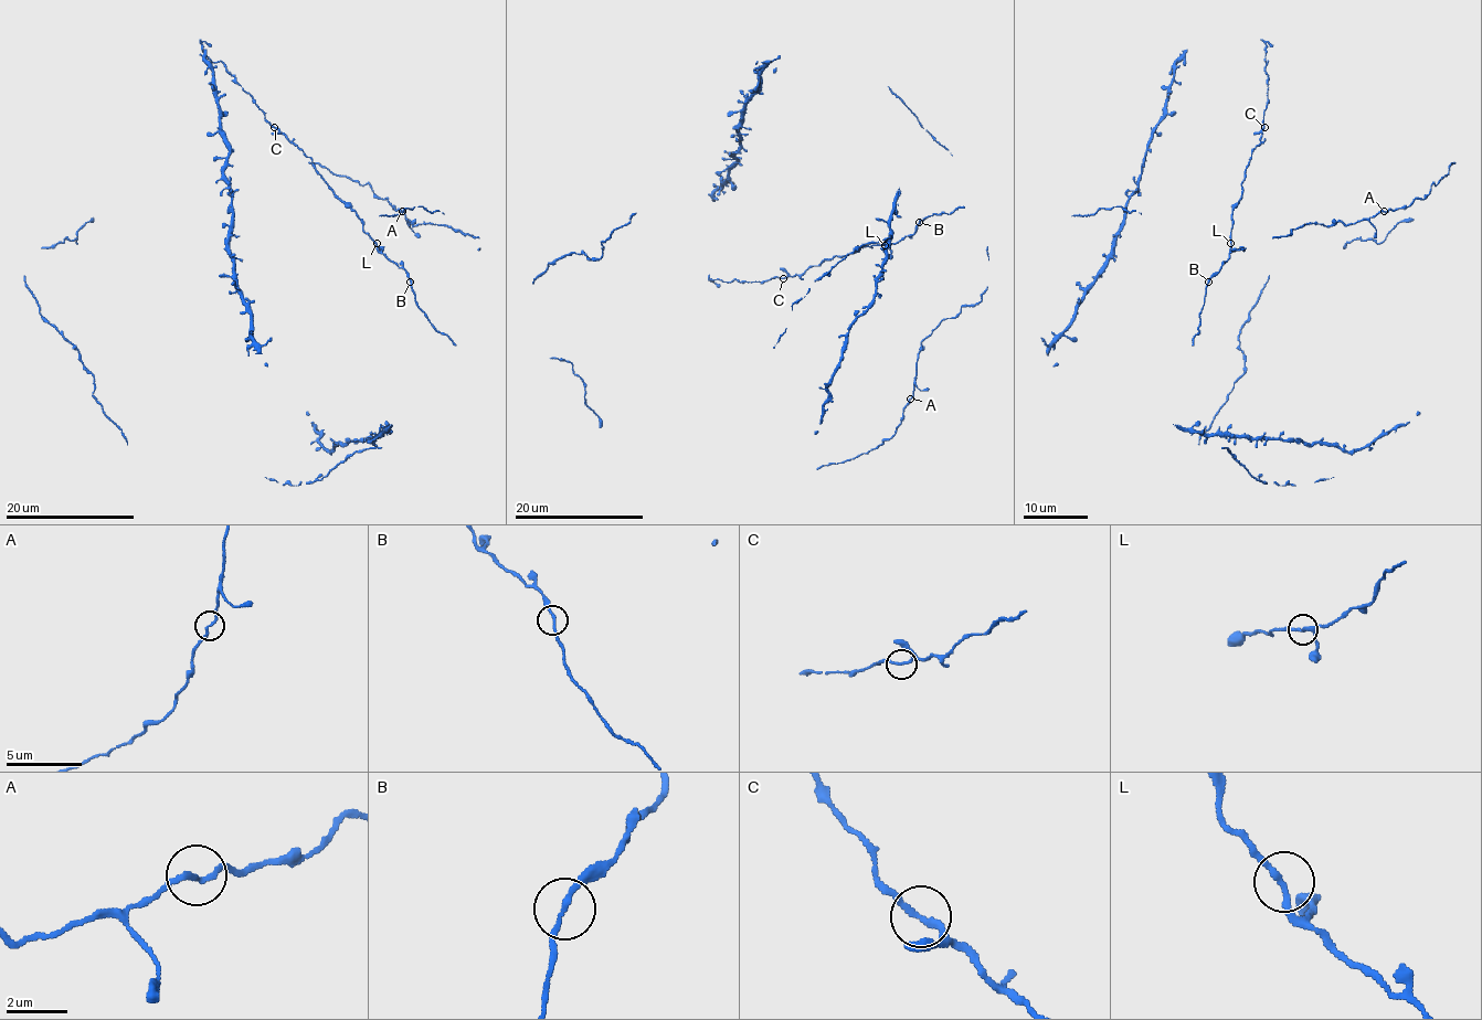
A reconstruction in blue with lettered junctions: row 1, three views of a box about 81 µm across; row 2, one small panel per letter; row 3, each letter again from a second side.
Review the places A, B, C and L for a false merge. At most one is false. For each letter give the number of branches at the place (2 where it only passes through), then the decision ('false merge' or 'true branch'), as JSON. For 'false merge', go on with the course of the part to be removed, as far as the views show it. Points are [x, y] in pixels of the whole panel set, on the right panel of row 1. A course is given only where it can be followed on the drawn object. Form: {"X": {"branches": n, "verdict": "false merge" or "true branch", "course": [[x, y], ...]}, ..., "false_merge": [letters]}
{"A": {"branches": 2, "verdict": "true branch"}, "B": {"branches": 2, "verdict": "true branch"}, "C": {"branches": 2, "verdict": "true branch"}, "L": {"branches": 2, "verdict": "true branch"}, "false_merge": []}

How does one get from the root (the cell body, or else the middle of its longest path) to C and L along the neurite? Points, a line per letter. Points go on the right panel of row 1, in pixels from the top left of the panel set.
C: (1218, 273), (1229, 257), (1232, 208), (1240, 199), (1248, 160), (1260, 144), (1265, 127)
L: (1218, 273), (1229, 257), (1230, 243)

